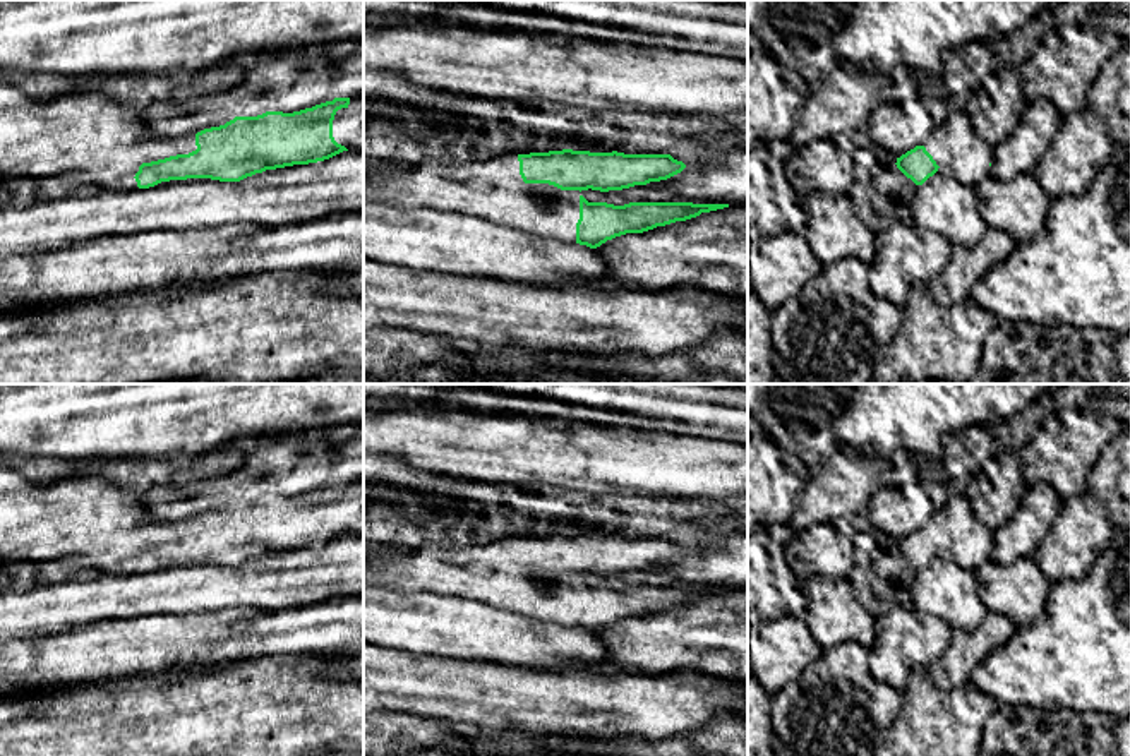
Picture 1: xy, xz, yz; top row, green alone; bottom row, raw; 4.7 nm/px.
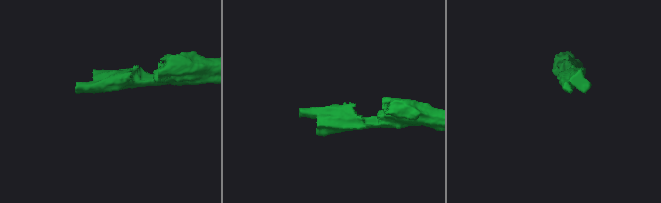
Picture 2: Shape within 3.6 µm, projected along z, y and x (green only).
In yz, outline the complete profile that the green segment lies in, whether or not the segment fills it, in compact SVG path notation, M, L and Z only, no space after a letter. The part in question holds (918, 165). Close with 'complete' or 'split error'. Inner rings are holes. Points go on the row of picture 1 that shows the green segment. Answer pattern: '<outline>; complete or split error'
M955 105L948 118L936 125L924 144L897 158L895 165L916 185L923 185L941 168L977 189L991 175L991 159L993 147L974 132L964 108Z; split error

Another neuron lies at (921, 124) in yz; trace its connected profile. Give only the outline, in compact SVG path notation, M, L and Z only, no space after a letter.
M893 98L876 106L866 120L873 146L890 151L900 158L916 146L923 146L928 135L941 125L953 106L948 98Z

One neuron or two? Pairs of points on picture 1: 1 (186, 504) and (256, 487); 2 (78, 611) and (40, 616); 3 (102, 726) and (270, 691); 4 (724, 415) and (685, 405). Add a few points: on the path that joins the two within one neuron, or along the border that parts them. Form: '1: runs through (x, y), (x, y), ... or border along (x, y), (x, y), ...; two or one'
1: runs through (203, 496), (239, 487); one
2: runs through (69, 611), (48, 611); one
3: runs through (143, 724), (228, 715); one
4: runs through (714, 408), (695, 408); one

